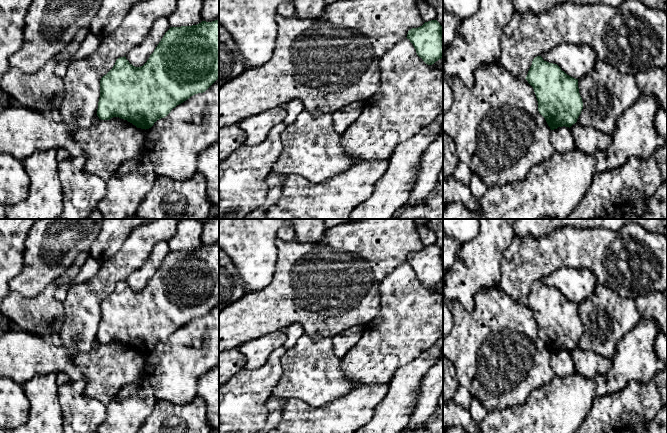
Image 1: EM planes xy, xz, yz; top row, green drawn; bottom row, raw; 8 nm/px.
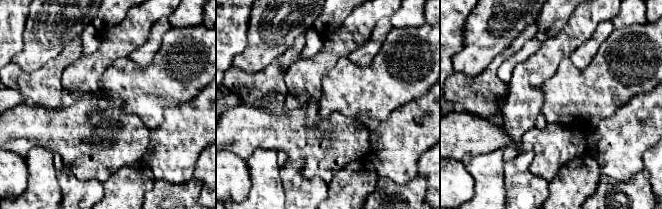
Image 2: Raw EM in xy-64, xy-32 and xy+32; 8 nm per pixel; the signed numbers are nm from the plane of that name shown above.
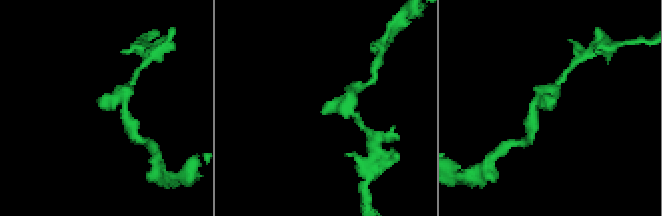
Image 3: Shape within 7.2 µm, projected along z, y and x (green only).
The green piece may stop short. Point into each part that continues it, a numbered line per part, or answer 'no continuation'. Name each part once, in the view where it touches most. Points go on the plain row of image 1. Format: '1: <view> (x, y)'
no continuation

